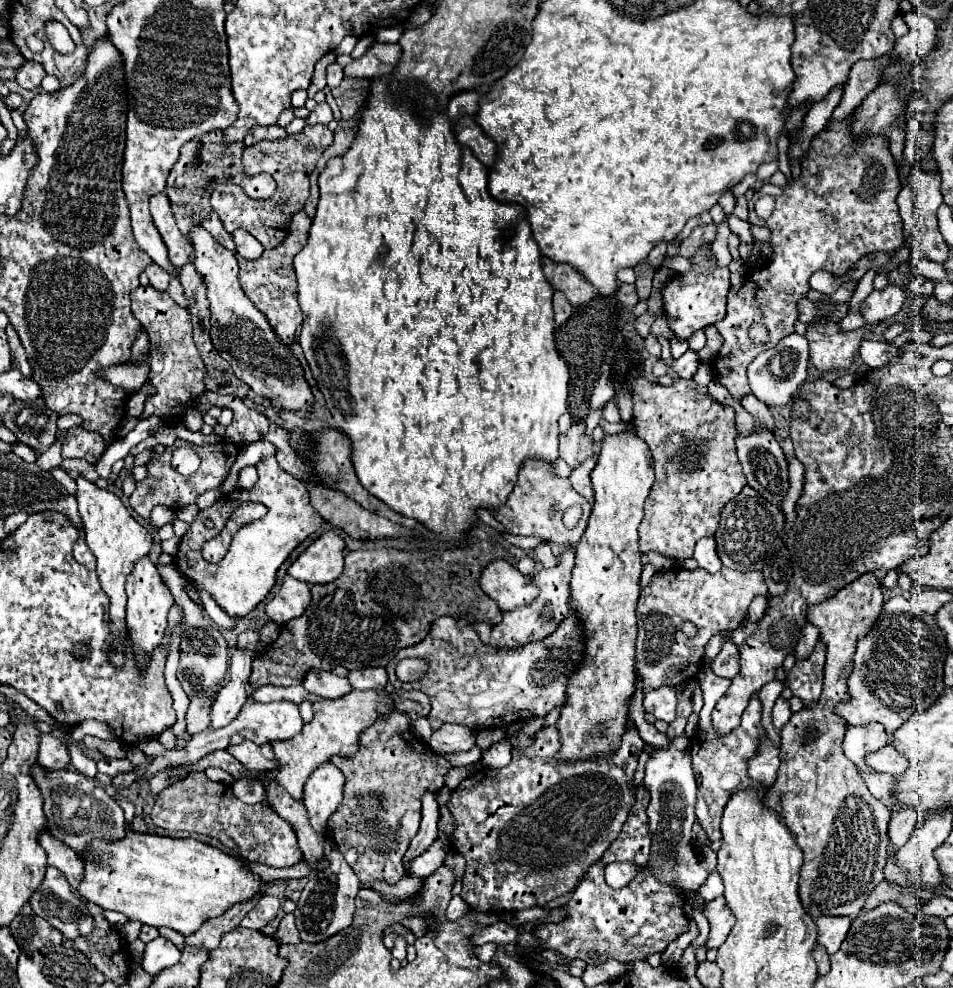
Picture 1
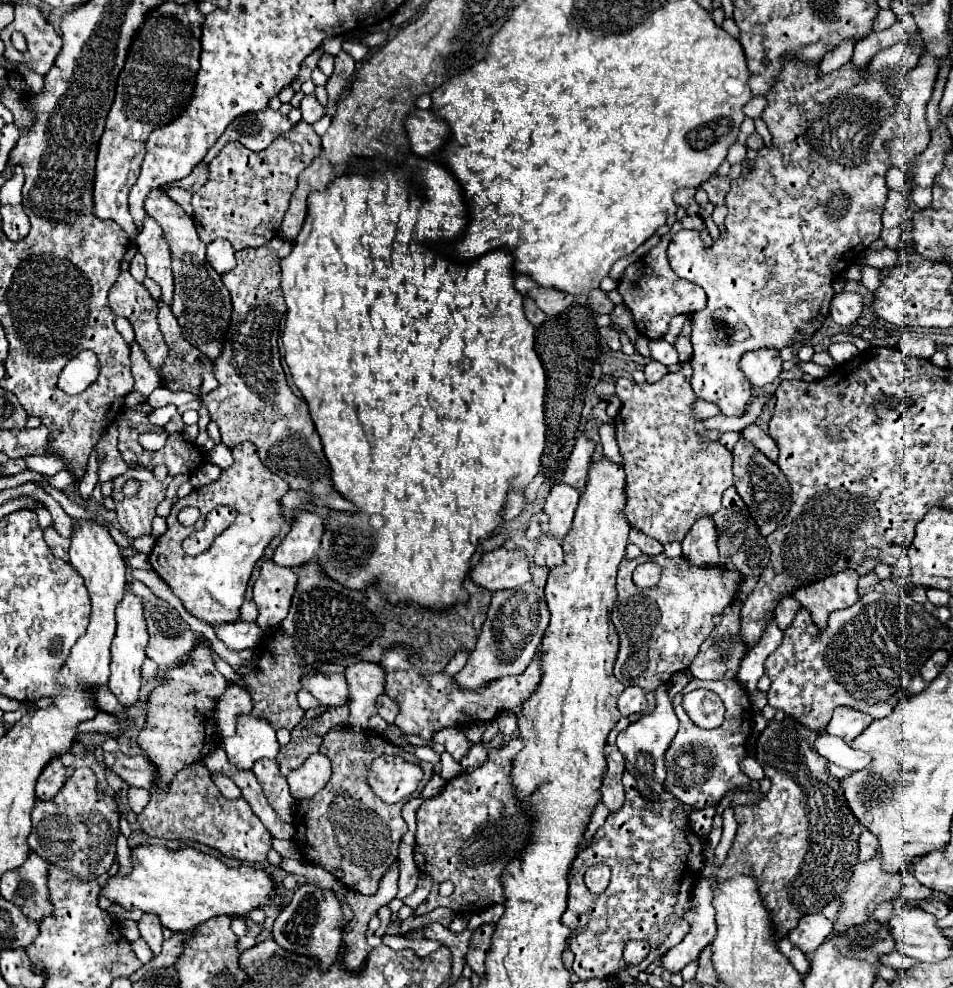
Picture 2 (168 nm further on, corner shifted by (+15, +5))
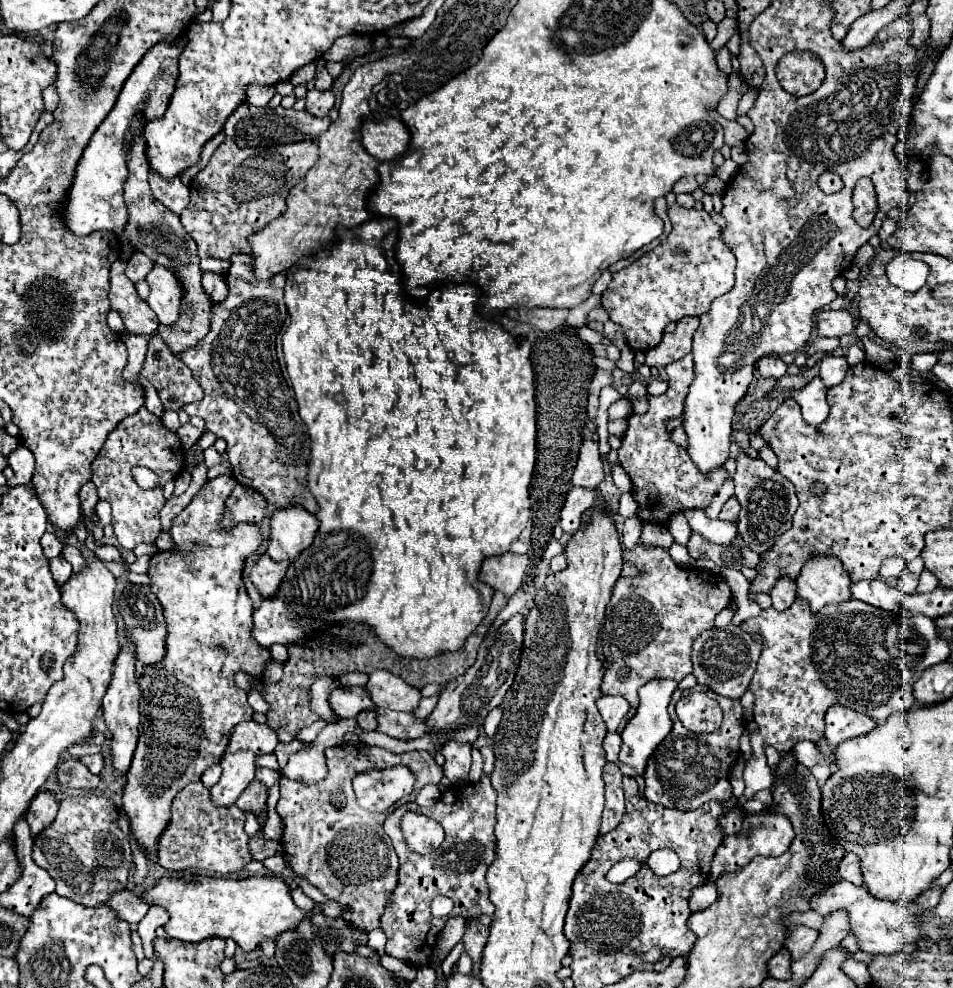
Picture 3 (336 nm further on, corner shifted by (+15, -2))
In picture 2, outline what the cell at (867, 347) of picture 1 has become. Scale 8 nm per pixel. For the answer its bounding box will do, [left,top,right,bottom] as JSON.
[828,343,858,365]

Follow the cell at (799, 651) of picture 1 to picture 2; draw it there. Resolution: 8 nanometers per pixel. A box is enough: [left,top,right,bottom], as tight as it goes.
[774,595,800,629]

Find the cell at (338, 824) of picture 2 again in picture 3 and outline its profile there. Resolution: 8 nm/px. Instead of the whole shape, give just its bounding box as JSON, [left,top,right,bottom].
[276,744,444,932]

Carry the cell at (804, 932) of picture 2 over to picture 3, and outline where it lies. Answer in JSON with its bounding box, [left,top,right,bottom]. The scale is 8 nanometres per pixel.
[786,926,818,960]

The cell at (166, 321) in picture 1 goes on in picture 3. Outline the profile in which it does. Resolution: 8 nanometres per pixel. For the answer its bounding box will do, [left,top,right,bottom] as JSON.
[110,260,158,334]

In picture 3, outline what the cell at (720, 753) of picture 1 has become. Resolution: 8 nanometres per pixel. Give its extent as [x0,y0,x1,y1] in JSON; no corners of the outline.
[644,690,744,812]

